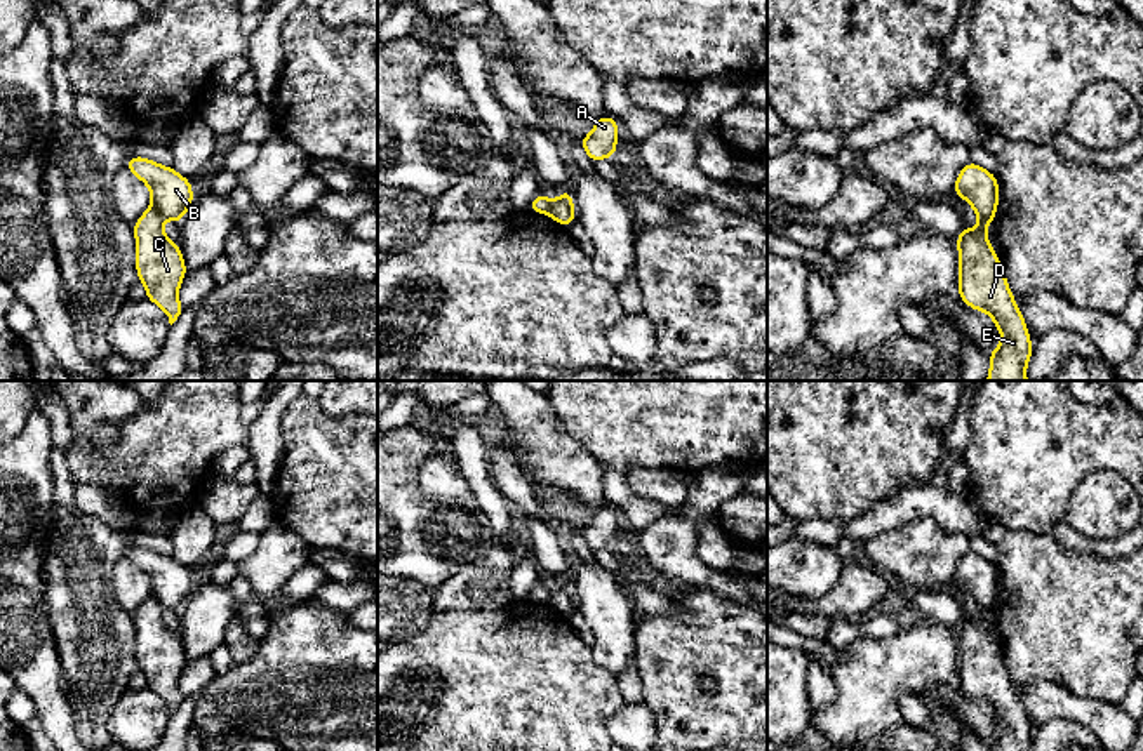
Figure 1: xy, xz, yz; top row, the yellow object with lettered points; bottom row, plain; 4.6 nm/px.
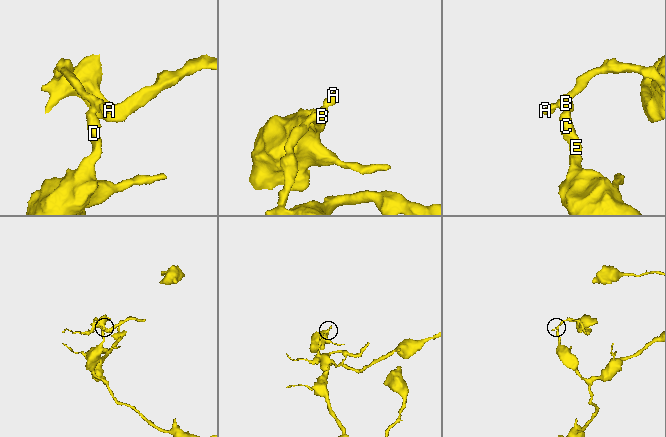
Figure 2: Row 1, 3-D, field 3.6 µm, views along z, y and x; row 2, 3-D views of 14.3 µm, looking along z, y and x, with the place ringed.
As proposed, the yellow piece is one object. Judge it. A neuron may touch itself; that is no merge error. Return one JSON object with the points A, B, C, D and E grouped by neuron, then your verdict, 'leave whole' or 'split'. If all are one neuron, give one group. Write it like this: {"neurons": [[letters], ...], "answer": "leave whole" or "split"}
{"neurons": [["A", "B"], ["C", "D", "E"]], "answer": "split"}

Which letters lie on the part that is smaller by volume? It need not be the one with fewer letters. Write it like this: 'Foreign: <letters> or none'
Foreign: A, B

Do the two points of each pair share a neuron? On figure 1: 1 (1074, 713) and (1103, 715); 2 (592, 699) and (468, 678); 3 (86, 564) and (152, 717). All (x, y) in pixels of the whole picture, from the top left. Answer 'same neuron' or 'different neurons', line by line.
1: same neuron
2: same neuron
3: different neurons

